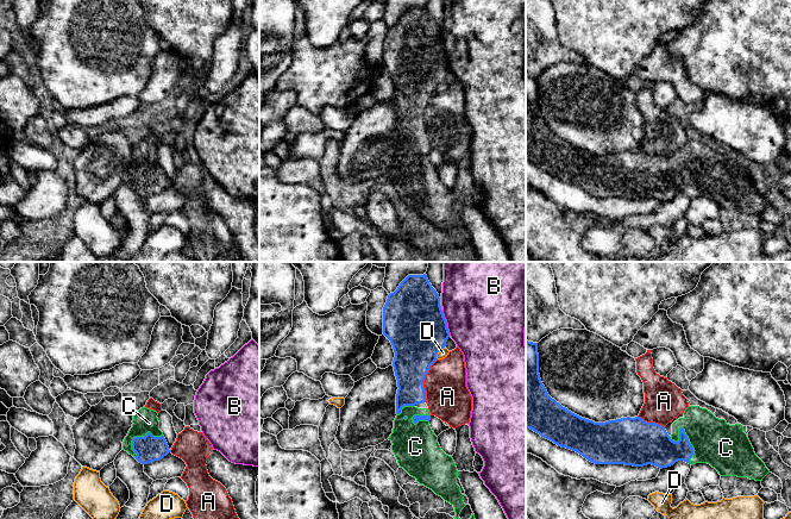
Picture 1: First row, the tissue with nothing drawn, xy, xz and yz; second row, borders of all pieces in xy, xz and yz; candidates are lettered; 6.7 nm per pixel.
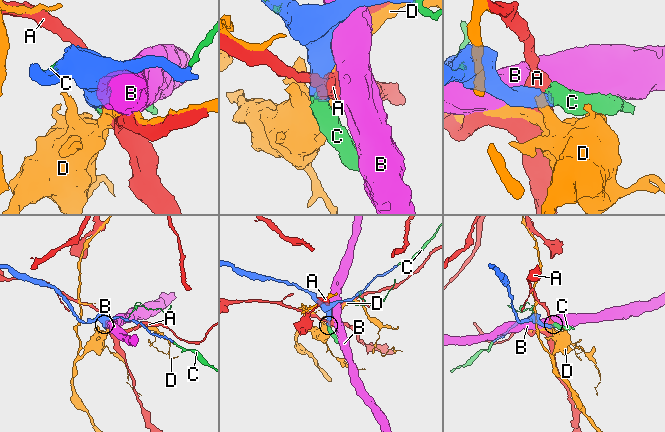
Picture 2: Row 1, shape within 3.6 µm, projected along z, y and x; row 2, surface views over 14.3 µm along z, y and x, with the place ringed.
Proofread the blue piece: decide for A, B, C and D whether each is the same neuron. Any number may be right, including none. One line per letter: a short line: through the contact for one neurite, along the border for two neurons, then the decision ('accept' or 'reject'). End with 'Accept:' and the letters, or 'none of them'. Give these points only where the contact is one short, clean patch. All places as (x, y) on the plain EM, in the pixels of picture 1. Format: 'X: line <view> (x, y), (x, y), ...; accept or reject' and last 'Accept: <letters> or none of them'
A: reject
B: reject
C: accept
D: line xz (444, 80), (438, 86), (437, 92); reject
Accept: C

